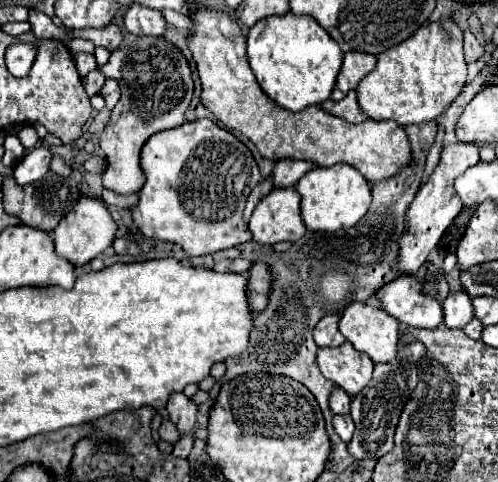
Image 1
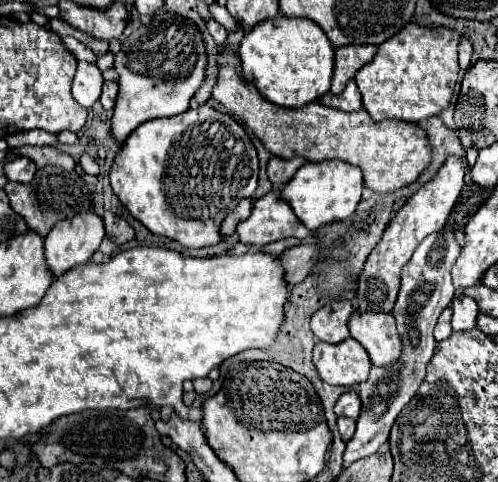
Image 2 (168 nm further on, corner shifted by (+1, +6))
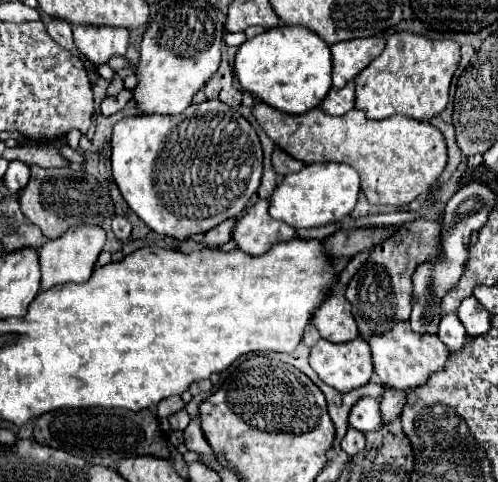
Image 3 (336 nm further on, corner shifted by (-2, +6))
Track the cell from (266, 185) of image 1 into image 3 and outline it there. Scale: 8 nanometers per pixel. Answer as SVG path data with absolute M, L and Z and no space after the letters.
M226 220L226 222L218 224L218 226L214 226L212 230L208 230L206 234L202 234L202 236L200 236L200 234L190 236L190 240L202 242L202 244L206 244L208 248L218 248L218 246L222 246L224 242L232 240L232 228L234 228L234 222L236 222L236 220Z

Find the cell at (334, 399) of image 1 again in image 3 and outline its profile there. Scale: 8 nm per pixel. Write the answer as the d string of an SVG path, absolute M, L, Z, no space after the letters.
M362 398L358 406L350 412L350 426L360 432L376 432L382 428L380 402L376 398Z

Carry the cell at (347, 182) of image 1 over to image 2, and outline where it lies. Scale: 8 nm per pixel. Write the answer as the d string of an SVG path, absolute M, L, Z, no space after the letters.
M325 160L325 162L305 162L295 178L281 190L281 198L289 202L295 216L309 228L317 230L319 226L347 220L353 216L363 192L363 174L357 166L343 160Z

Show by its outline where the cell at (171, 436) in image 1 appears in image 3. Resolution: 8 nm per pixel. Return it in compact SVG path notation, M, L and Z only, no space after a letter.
M180 410L180 412L172 414L168 420L170 420L172 430L184 430L188 426L188 422L190 422L190 416L188 416L186 410Z

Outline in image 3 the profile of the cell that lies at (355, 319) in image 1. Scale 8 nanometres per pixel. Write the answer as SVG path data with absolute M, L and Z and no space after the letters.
M398 322L390 332L370 338L368 344L372 348L374 372L378 374L380 382L402 392L410 392L426 384L434 372L444 370L446 358L450 354L436 334L416 334L410 328L410 322Z

